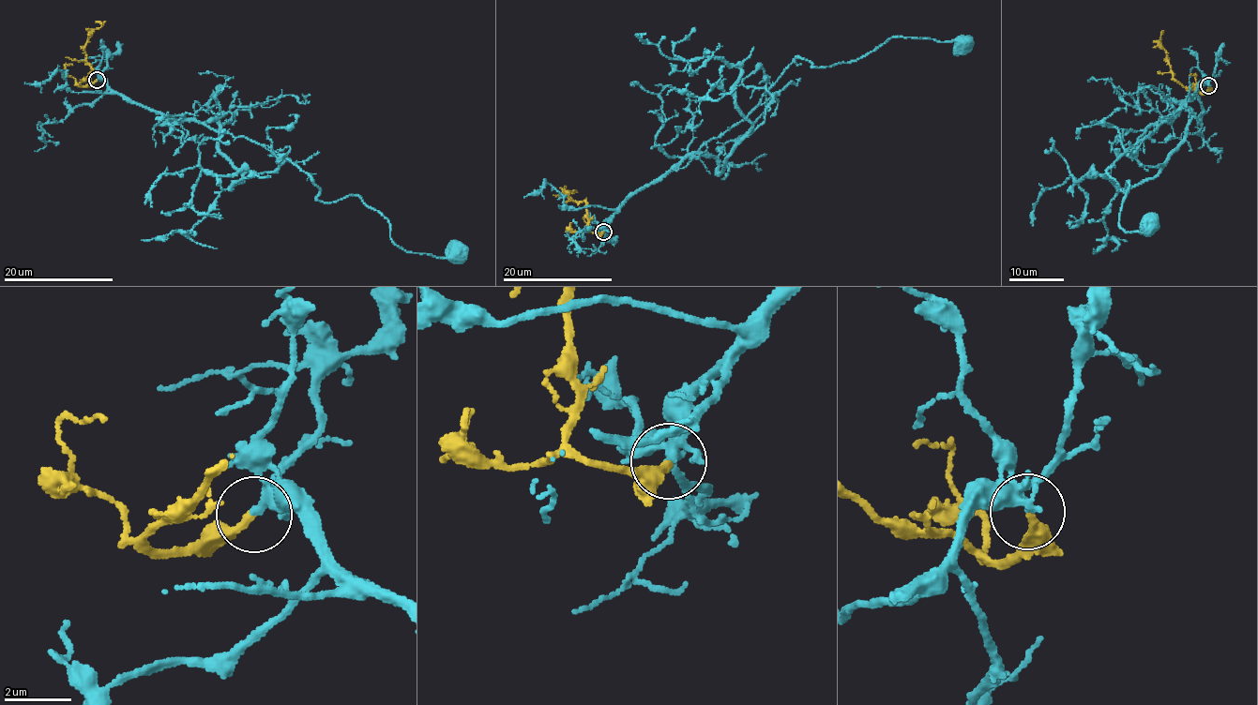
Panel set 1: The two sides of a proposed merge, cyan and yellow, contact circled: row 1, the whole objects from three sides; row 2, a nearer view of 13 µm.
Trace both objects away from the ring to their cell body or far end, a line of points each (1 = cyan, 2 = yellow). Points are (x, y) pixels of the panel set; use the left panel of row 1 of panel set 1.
1: (96, 81), (173, 120), (270, 147), (312, 178), (318, 201), (356, 196), (406, 251), (453, 252)
2: (96, 81), (85, 85), (79, 83), (86, 80), (90, 73), (84, 45), (92, 32), (102, 25), (96, 21)

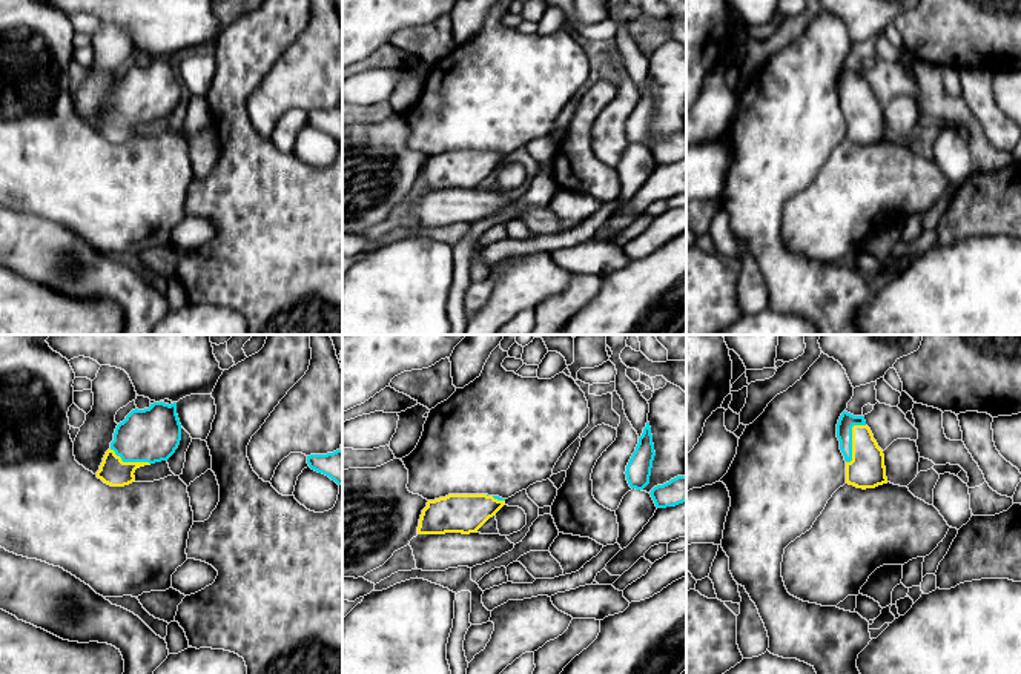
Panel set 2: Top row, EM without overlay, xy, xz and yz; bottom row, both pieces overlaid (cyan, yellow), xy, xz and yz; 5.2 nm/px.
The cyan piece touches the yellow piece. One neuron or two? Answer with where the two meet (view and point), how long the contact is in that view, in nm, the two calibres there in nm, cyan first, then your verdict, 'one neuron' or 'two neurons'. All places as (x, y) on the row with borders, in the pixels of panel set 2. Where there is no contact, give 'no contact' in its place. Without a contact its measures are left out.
yz (851, 439) | 220 nm | 90/190 nm | two neurons

